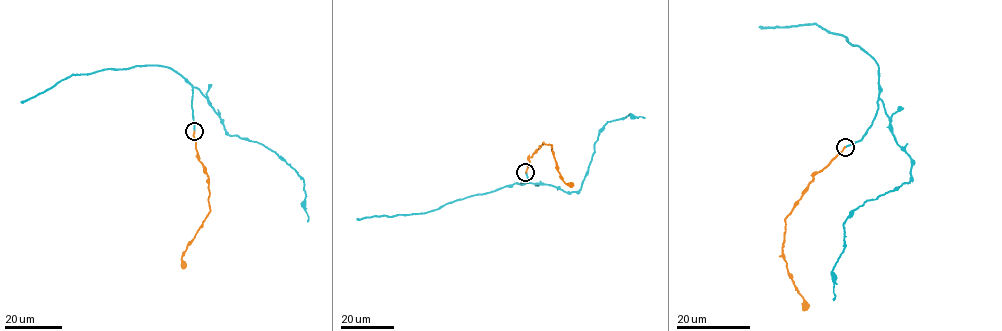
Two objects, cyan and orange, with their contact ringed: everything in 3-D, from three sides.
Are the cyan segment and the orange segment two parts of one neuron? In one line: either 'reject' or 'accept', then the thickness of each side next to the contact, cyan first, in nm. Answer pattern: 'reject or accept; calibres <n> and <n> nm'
accept; calibres 190 and 180 nm

